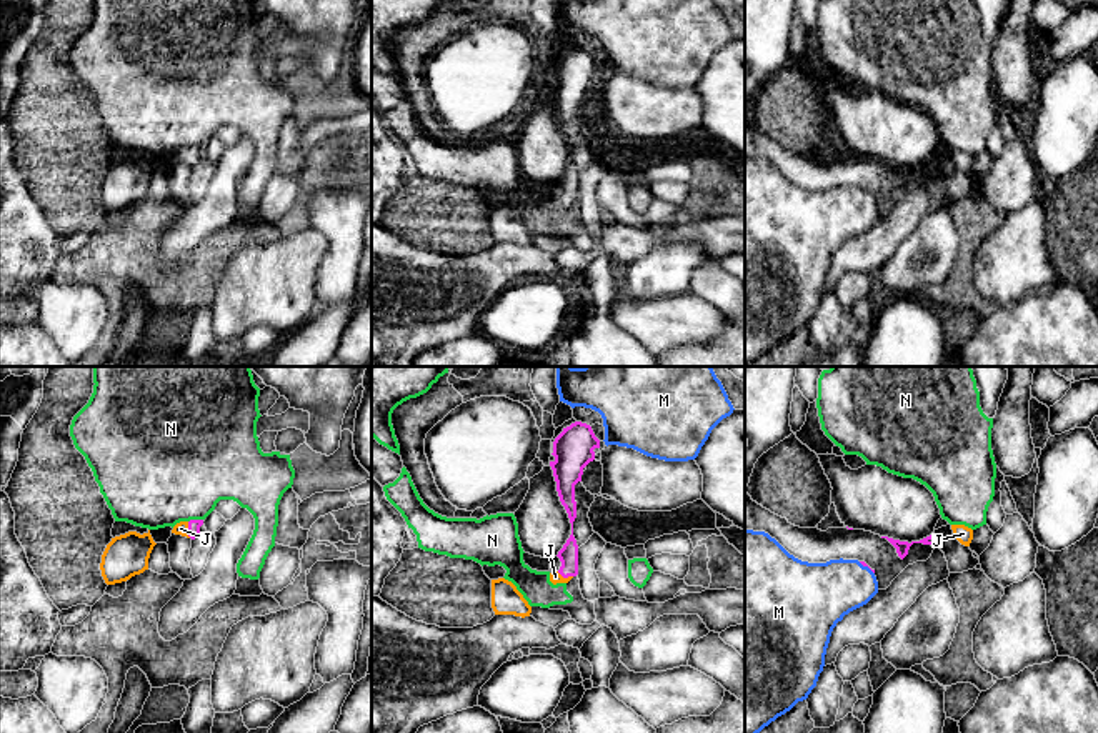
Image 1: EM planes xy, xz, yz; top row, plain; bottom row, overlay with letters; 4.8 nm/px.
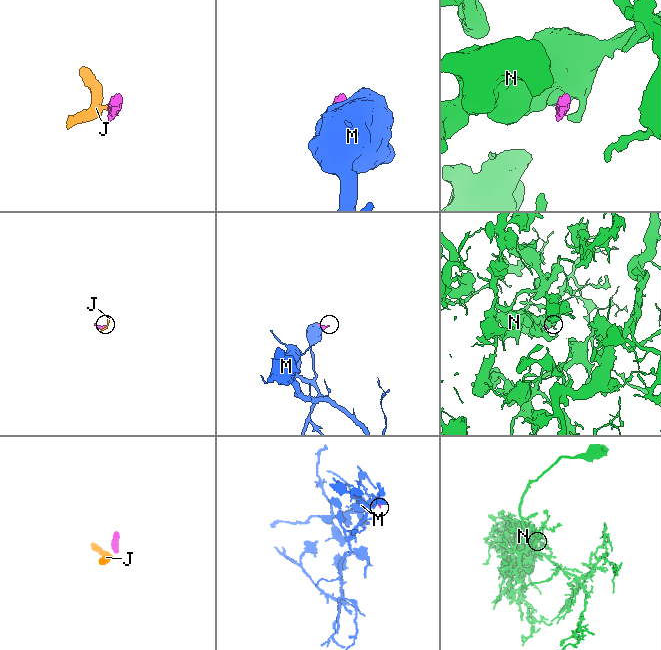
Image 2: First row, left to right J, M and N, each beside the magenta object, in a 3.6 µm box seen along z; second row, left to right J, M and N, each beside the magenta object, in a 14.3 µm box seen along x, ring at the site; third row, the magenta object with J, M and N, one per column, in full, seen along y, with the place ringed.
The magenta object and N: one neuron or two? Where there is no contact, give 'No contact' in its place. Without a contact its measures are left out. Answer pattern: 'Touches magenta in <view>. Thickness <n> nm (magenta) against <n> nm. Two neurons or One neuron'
Touches magenta in xy. Thickness 60 nm (magenta) against 480 nm. Two neurons

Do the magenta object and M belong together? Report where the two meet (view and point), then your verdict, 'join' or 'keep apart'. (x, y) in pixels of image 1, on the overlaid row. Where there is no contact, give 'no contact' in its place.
contact yz (867, 565); join

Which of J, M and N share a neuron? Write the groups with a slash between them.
J M / N

